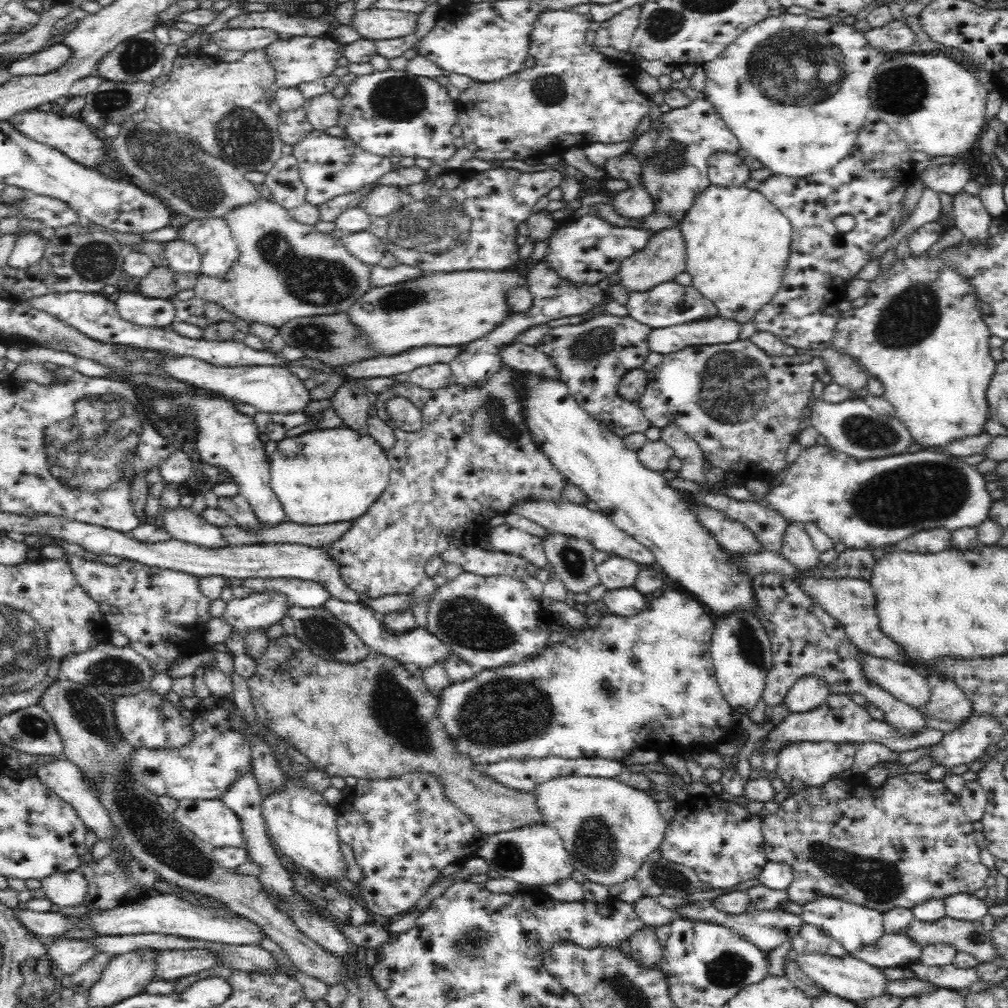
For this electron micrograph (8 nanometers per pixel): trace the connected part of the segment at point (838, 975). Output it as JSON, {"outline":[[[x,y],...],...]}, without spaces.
{"outline":[[[791,950],[787,956],[789,960],[795,962],[806,976],[809,976],[820,985],[823,990],[830,994],[835,994],[844,1000],[852,1000],[854,1003],[879,997],[885,992],[885,986],[888,980],[880,971],[867,962],[854,958],[852,954],[846,954],[843,957],[828,956],[826,953],[809,952],[798,954]]]}

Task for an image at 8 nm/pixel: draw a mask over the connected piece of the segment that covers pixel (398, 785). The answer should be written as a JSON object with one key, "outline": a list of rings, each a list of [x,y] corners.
{"outline":[[[410,772],[400,777],[378,781],[358,779],[356,786],[344,796],[335,809],[340,842],[350,845],[355,861],[364,874],[364,878],[356,882],[354,893],[366,902],[364,906],[370,913],[391,920],[411,911],[448,864],[462,864],[476,855],[487,837],[474,826],[467,814],[446,798],[438,779],[422,772]]]}

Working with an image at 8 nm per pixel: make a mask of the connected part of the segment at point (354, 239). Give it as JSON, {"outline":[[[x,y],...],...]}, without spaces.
{"outline":[[[371,232],[344,233],[340,240],[346,250],[364,264],[373,265],[380,262],[387,251],[384,243]]]}

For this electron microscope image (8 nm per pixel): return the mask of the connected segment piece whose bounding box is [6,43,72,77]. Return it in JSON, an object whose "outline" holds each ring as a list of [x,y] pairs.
{"outline":[[[55,43],[40,52],[16,58],[7,66],[11,76],[43,75],[64,66],[72,56],[72,49],[64,43]]]}

